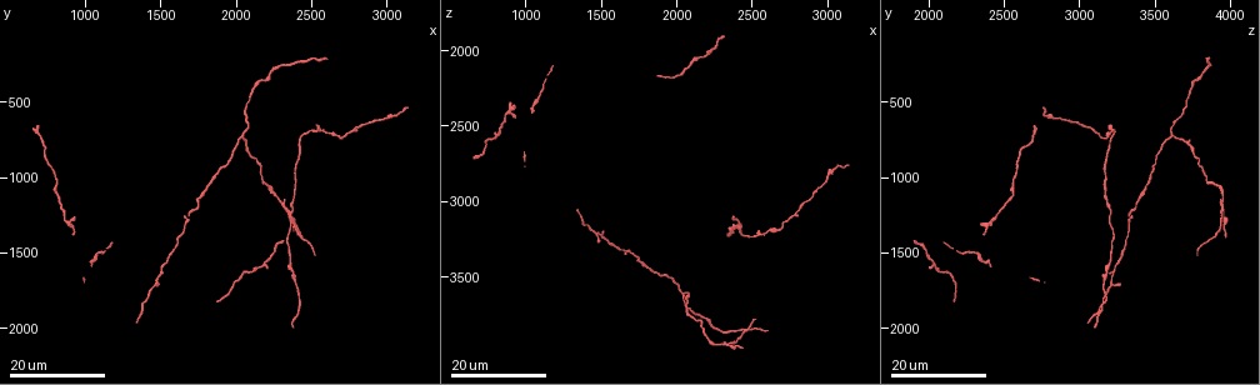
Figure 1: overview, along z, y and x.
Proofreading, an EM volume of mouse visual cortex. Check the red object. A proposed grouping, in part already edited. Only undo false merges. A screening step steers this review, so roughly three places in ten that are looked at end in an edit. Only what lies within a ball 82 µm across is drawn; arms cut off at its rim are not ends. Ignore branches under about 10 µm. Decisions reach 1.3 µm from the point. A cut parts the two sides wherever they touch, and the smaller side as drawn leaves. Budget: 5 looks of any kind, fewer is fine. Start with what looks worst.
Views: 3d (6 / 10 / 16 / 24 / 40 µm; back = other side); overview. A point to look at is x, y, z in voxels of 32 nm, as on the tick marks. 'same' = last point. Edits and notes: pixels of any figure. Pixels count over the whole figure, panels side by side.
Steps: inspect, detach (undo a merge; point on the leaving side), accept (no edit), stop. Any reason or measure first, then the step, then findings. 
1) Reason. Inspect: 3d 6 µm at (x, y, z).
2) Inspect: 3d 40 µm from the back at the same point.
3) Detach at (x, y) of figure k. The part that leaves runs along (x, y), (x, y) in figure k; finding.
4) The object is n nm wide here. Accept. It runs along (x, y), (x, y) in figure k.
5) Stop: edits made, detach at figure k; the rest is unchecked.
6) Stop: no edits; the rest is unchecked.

Side arm on a straight run. Inspect: 3d 24 µm at (1520, 1600, 3240).

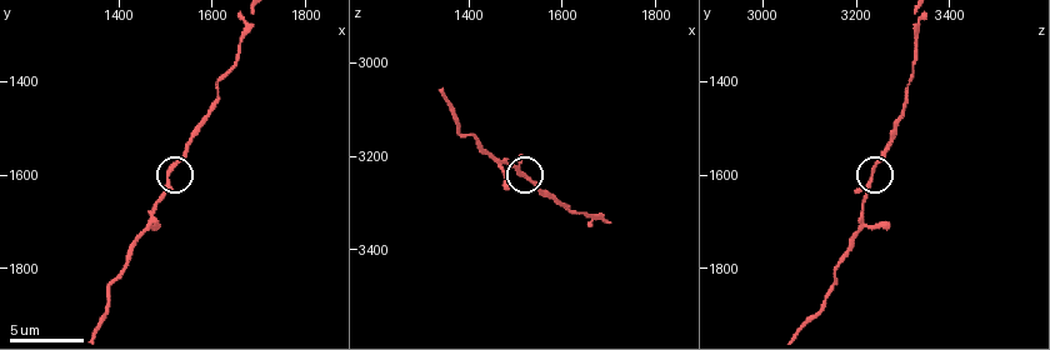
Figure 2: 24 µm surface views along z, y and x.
Inspect: 3d 10 µm at (1505, 1620, 3230).

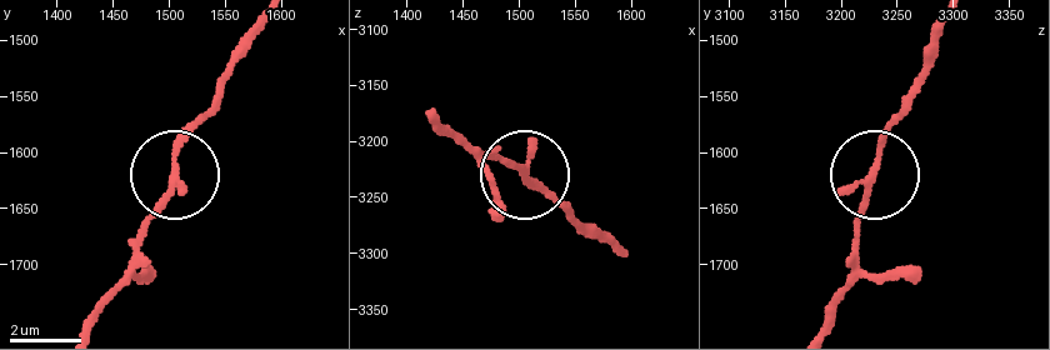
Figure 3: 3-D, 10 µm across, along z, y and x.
Accept. It runs along (873, 175), (854, 243) in figure 3; continuous, no second neuron.

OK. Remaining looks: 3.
Three-way junction. Inspect: 3d 16 µm at (2040, 700, 3620).

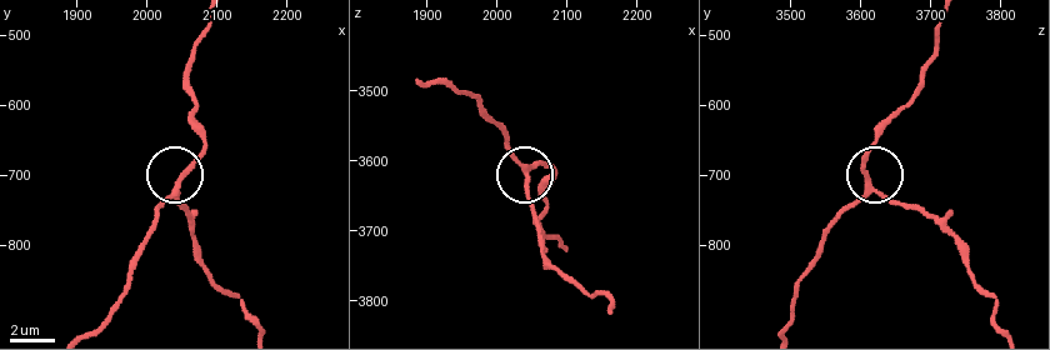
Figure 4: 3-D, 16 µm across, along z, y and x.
Inspect: 3d 10 µm at (2040, 720, 3615).

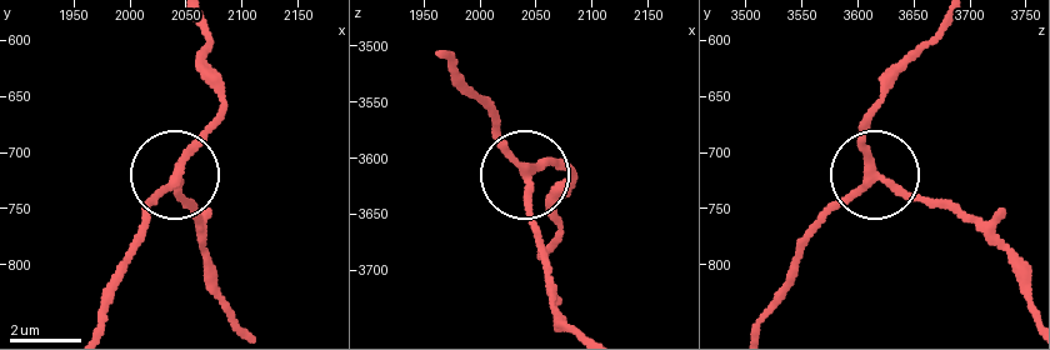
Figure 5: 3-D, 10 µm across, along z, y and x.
The object is 210 nm wide here. Accept. It runs along (440, 55), (479, 96), (494, 135), (524, 171), (545, 266) in figure 5; continuous, no second neuron.

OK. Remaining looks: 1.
Stop: no edits; the rest is unchecked.

